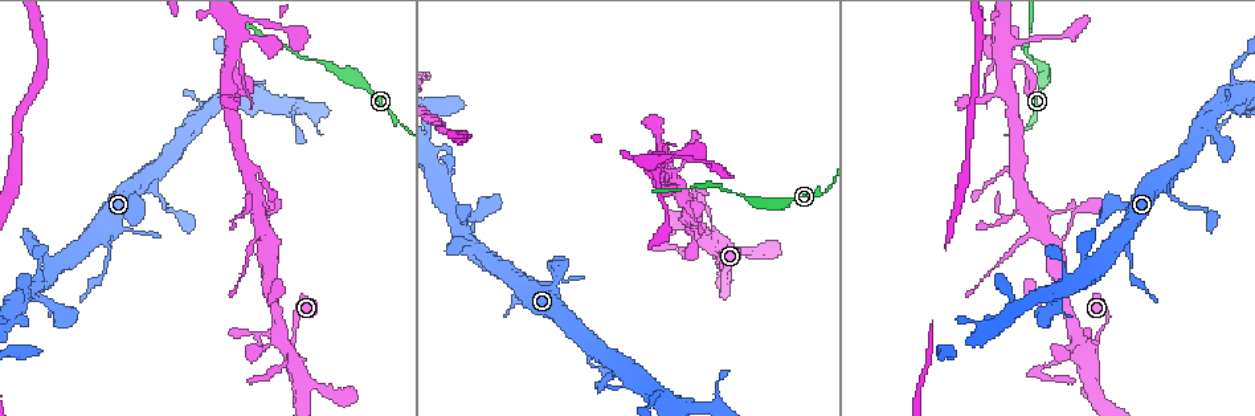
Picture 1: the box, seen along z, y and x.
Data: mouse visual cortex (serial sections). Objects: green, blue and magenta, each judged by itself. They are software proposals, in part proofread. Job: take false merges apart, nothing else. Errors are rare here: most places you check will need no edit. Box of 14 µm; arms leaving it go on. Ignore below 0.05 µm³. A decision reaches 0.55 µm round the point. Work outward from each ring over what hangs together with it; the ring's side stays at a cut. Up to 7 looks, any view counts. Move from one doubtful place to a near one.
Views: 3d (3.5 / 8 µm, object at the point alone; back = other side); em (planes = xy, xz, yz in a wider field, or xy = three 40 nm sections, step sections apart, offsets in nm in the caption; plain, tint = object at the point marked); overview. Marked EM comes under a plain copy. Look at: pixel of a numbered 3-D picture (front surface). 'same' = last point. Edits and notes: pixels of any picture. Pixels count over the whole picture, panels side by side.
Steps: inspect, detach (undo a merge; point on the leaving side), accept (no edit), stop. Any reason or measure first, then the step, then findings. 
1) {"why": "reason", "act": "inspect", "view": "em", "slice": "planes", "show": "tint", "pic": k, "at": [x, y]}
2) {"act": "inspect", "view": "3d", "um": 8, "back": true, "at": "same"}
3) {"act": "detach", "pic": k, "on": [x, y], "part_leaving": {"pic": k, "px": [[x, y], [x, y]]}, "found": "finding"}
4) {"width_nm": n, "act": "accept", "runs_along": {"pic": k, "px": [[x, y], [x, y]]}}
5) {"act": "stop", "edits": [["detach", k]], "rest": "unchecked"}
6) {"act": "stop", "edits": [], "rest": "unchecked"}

{"why": "sudden change in width", "act": "inspect", "view": "3d", "um": 3.5, "pic": 1, "at": [263, 223]}

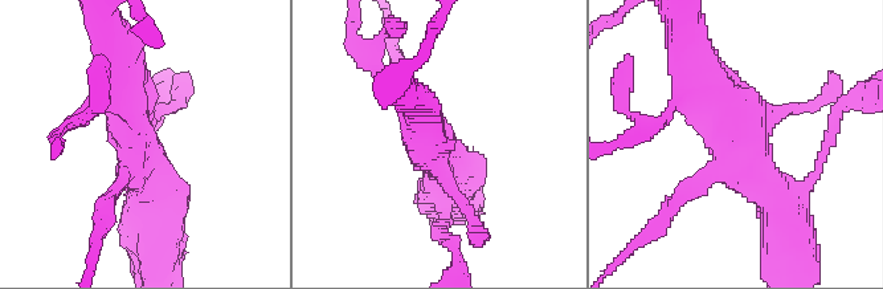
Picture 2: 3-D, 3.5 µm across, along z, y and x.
{"act": "accept", "runs_along": {"pic": 2, "px": [[788, 226], [707, 74]]}, "found": "all the same cell"}

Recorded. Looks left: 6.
{"why": "abrupt turn", "act": "inspect", "view": "3d", "um": 3.5, "pic": 1, "at": [1040, 369]}

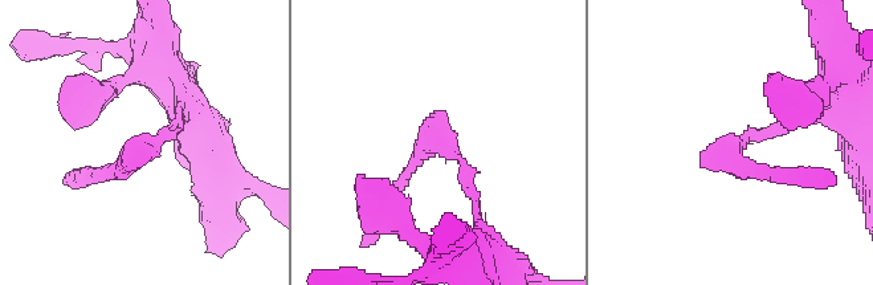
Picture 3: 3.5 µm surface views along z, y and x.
{"why": "now the EM", "act": "inspect", "view": "em", "slice": "planes", "show": "tint", "pic": 3, "at": [733, 152]}

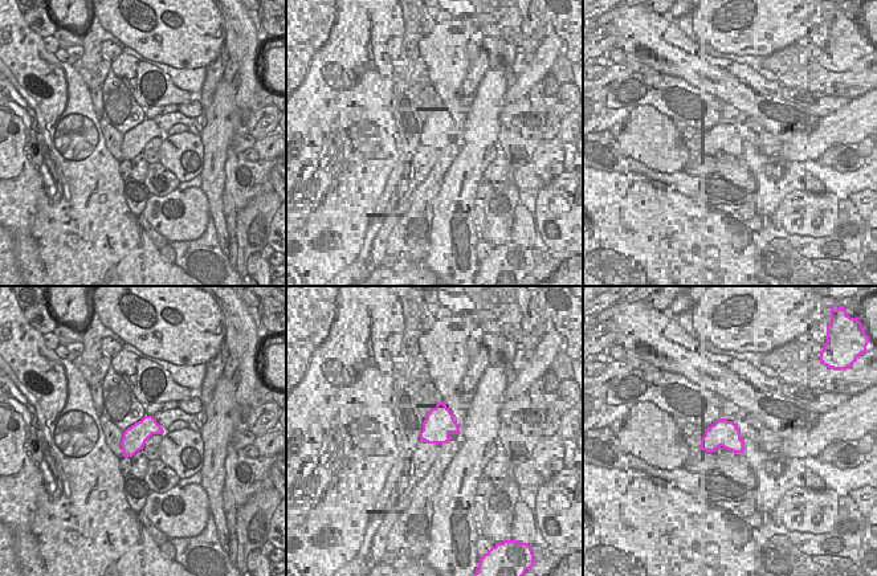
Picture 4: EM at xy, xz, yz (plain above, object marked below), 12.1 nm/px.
{"act": "accept", "found": "continuous, no second cell"}

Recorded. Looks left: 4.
{"why": "sudden change in width", "act": "inspect", "view": "3d", "um": 3.5, "pic": 1, "at": [705, 159]}

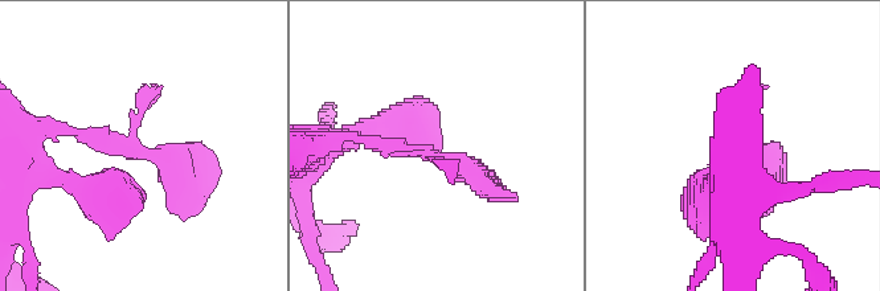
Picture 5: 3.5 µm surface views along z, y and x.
{"why": "now the EM", "act": "inspect", "view": "em", "slice": "xy", "step": 3, "show": "tint", "pic": 5, "at": [433, 153]}

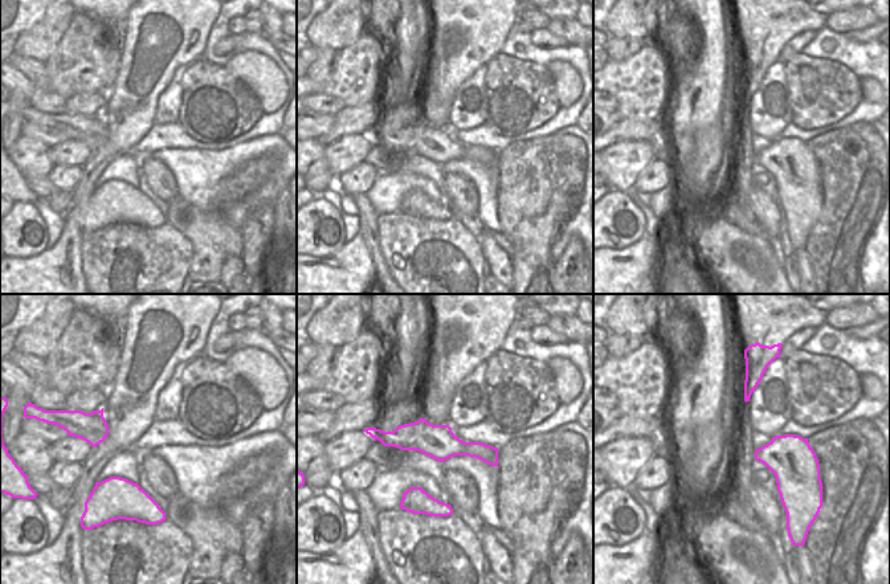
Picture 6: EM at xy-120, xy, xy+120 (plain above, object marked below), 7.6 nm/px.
{"act": "accept", "runs_along": {"pic": 5, "px": [[56, 127], [162, 155], [185, 208]]}, "found": "one cell here"}

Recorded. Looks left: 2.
{"act": "stop", "edits": [], "rest": "unchecked"}

